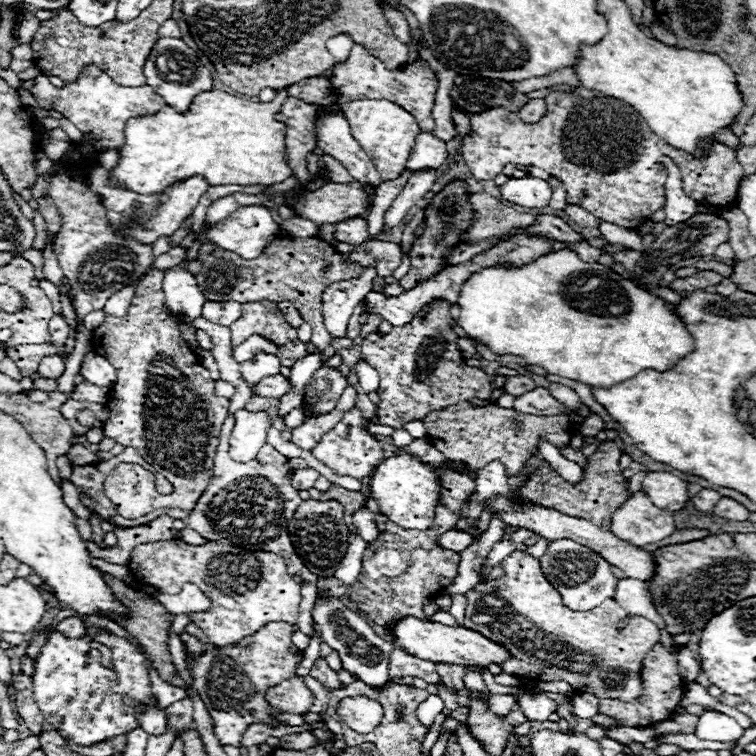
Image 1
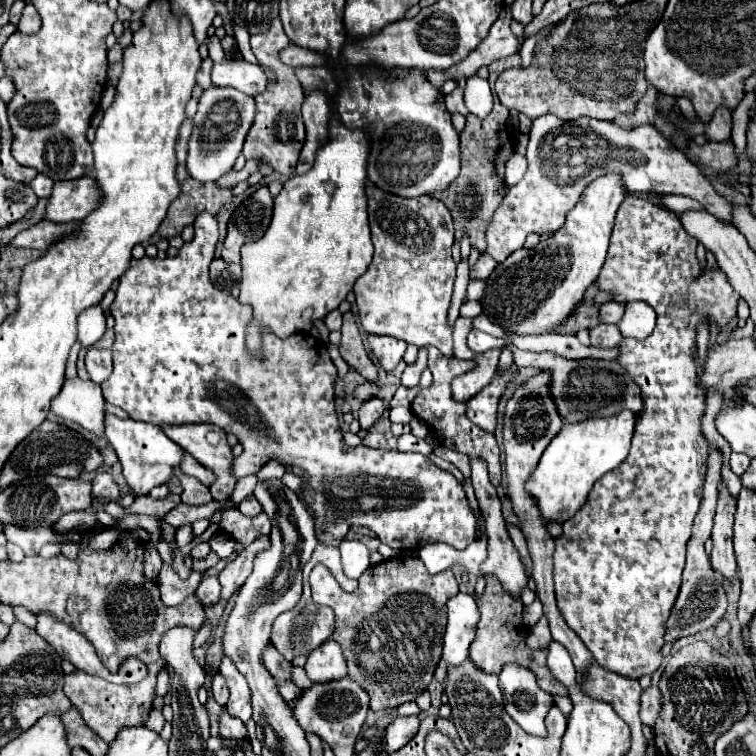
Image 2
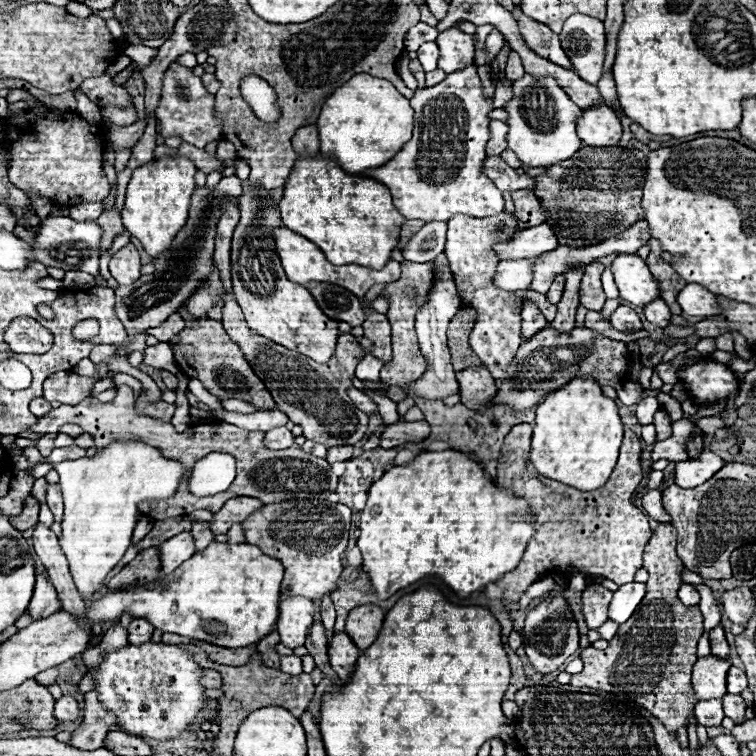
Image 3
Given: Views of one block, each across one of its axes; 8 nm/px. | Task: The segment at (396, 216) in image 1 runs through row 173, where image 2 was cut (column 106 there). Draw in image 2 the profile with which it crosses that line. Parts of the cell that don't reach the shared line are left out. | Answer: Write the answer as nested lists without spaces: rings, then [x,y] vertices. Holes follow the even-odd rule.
[[[106,414],[106,438],[114,446],[124,468],[124,478],[134,494],[148,494],[154,486],[166,484],[174,476],[174,464],[176,468],[180,468],[182,458],[186,454],[176,442],[172,442],[164,434],[160,426],[132,418],[120,420],[112,414]]]

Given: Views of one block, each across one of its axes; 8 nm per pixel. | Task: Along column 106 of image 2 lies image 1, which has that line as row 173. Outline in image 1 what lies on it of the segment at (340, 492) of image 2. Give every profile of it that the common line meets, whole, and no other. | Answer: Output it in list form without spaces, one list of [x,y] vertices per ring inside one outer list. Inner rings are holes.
[[[352,100],[342,106],[342,112],[350,124],[352,136],[356,138],[360,148],[364,148],[364,152],[370,156],[372,164],[382,176],[382,182],[400,178],[416,142],[416,136],[420,134],[416,118],[390,100]]]

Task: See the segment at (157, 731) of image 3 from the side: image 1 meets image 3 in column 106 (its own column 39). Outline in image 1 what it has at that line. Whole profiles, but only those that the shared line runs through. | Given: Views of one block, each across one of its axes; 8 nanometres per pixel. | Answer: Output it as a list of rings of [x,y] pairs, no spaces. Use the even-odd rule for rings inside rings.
[[[90,630],[82,638],[66,638],[60,632],[52,632],[34,660],[32,680],[32,698],[36,706],[40,706],[44,720],[78,746],[92,746],[128,734],[140,726],[140,706],[154,702],[150,670],[144,654],[128,638],[106,630]],[[92,640],[102,642],[112,650],[112,668],[100,664],[102,654],[90,648]],[[126,695],[136,702],[136,706],[122,700]]]

